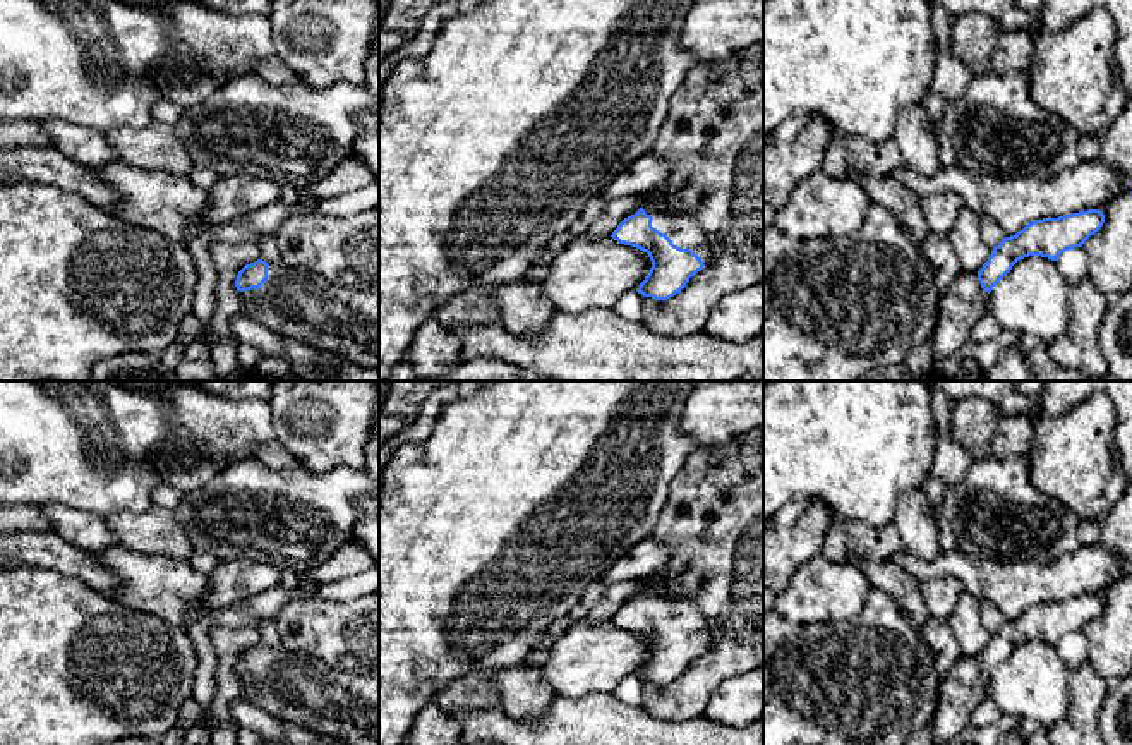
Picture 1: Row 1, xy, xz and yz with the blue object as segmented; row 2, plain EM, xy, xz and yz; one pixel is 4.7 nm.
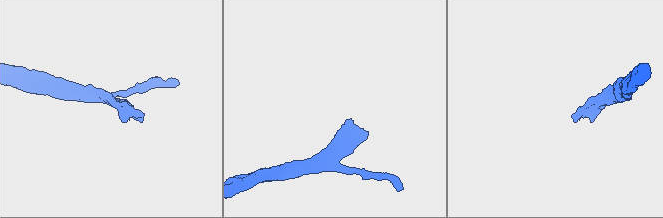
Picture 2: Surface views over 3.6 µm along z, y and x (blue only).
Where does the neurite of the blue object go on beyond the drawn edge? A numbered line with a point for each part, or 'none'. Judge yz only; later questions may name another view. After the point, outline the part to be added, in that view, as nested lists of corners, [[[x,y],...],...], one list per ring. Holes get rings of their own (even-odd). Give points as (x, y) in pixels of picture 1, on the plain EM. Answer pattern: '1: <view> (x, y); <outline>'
1: yz (964, 687); [[[962,656],[943,676],[940,700],[931,723],[935,745],[957,738],[971,723],[972,711],[990,697],[990,680],[978,659]]]

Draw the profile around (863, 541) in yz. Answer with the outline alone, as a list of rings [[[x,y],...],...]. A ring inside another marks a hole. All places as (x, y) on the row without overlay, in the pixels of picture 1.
[[[846,522],[844,539],[847,551],[859,560],[888,561],[904,549],[894,522],[883,527]]]

